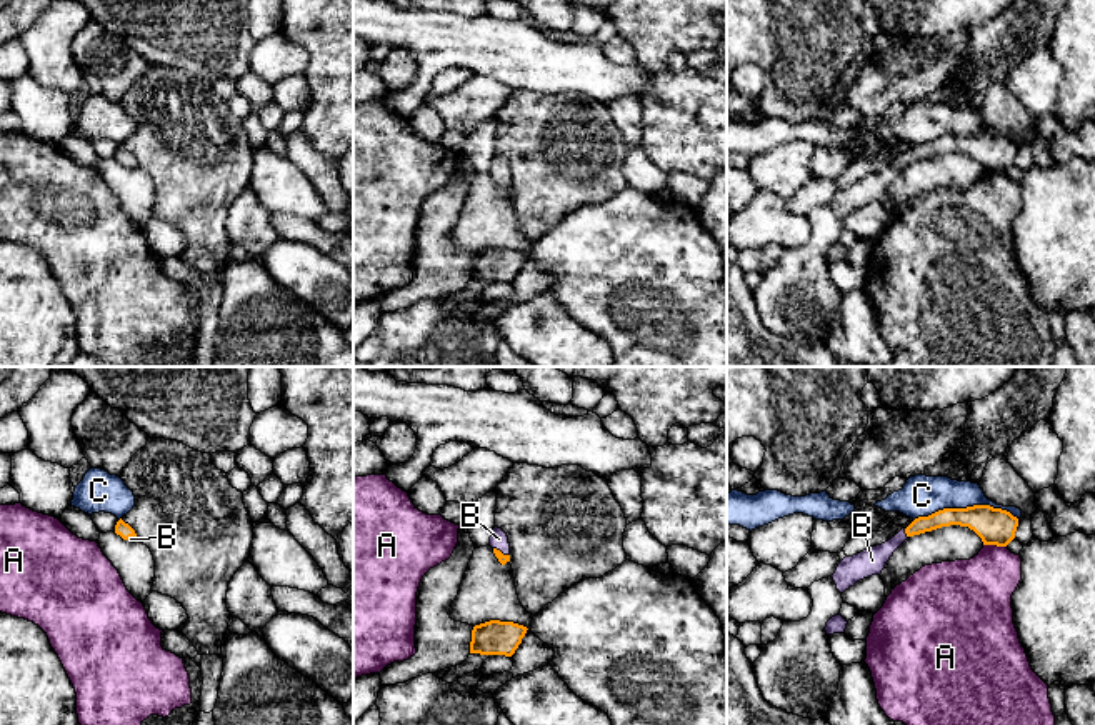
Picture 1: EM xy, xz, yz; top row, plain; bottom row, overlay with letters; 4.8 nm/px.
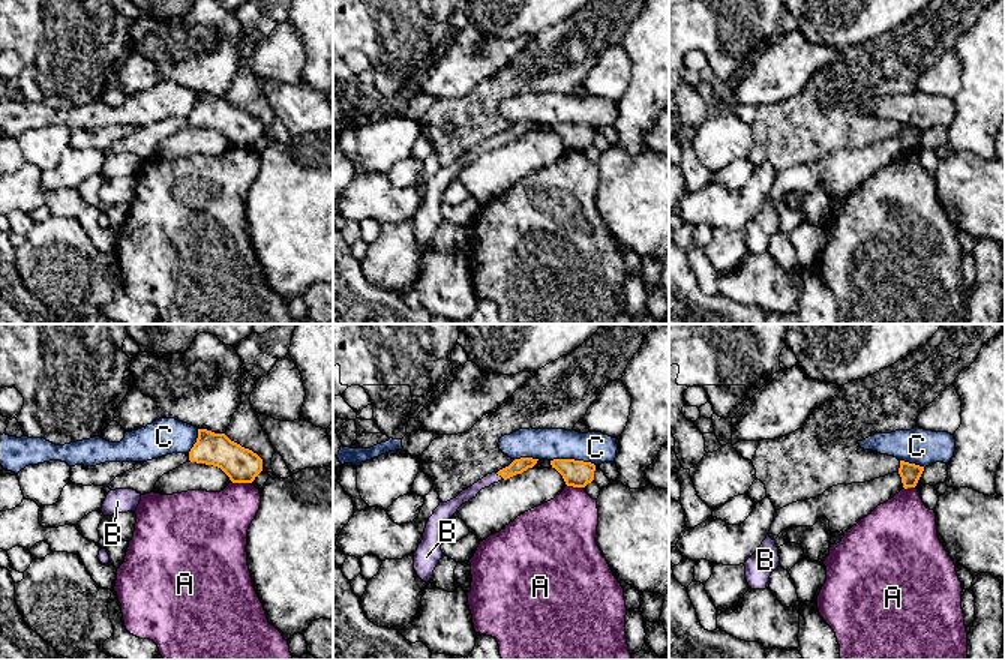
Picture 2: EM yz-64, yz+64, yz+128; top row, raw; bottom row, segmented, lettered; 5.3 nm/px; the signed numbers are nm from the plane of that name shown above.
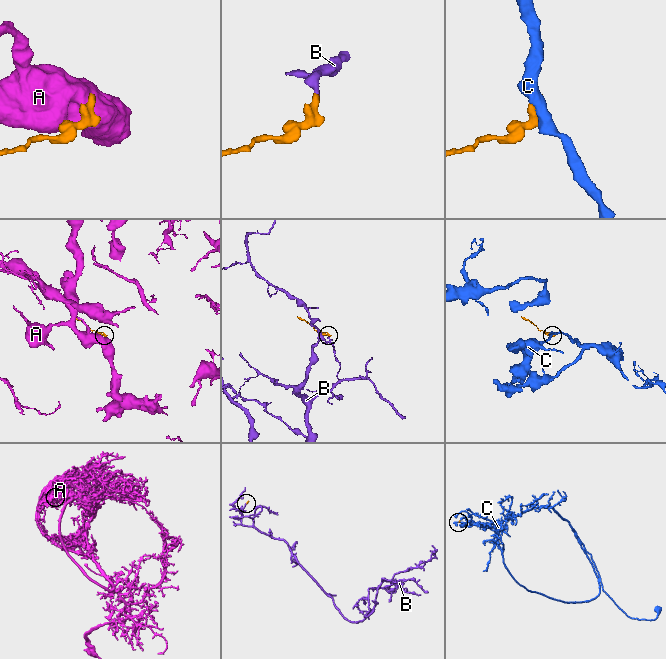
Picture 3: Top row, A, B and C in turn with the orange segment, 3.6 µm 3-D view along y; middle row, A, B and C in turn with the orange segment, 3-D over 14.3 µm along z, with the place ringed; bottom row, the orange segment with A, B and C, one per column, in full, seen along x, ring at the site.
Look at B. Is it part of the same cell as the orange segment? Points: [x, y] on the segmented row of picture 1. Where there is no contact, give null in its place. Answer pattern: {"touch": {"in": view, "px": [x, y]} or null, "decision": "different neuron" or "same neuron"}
{"touch": {"in": "yz", "px": [905, 532]}, "decision": "same neuron"}

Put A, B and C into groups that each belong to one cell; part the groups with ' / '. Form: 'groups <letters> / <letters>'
groups A / B / C

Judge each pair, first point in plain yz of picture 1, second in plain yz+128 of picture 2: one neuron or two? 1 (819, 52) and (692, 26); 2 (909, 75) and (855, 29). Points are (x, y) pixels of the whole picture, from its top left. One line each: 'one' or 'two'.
1: one
2: two

